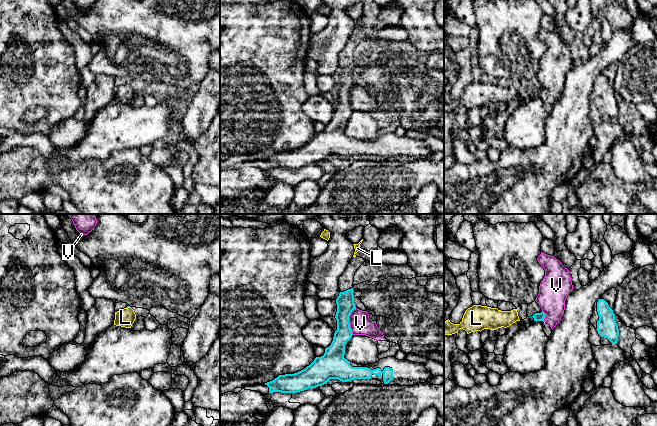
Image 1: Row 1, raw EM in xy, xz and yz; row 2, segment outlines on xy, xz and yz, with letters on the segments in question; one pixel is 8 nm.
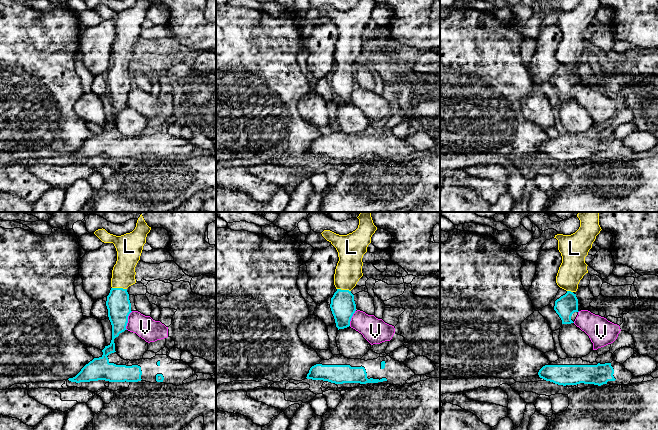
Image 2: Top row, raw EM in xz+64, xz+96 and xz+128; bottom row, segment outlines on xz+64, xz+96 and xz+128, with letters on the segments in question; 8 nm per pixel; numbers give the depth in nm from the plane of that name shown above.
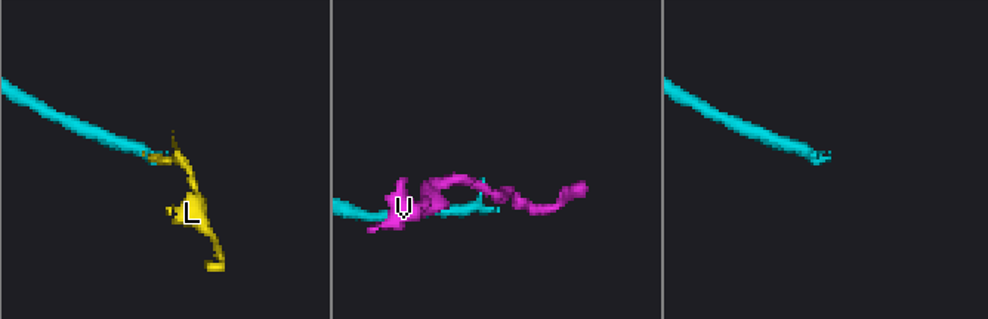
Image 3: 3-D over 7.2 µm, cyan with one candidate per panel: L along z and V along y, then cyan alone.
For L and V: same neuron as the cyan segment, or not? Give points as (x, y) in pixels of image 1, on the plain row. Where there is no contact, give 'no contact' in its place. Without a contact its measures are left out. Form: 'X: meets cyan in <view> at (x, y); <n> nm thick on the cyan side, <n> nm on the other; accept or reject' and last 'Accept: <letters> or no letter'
L: meets cyan in xy at (127, 83); 20 nm thick on the cyan side, 150 nm on the other; accept
V: meets cyan in xz at (348, 97); 140 nm thick on the cyan side, 170 nm on the other; reject
Accept: L

